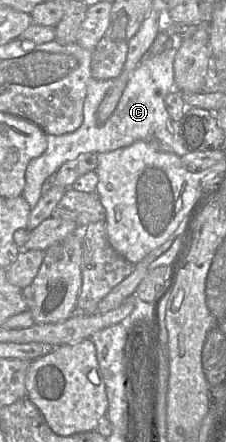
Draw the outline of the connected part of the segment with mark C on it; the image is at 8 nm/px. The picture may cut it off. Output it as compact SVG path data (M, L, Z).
M175 45L165 49L151 58L142 57L138 66L131 73L114 112L103 124L98 123L96 111L107 91L113 86L113 80L96 80L93 77L88 79L81 125L74 131L63 135L46 133L45 151L27 164L22 196L31 209L41 196L44 181L54 174L63 163L76 158L81 153L109 152L141 140L157 141L162 149L179 156L188 153L178 134L178 122L171 118L164 102L165 96L176 90L173 64L178 47Z

